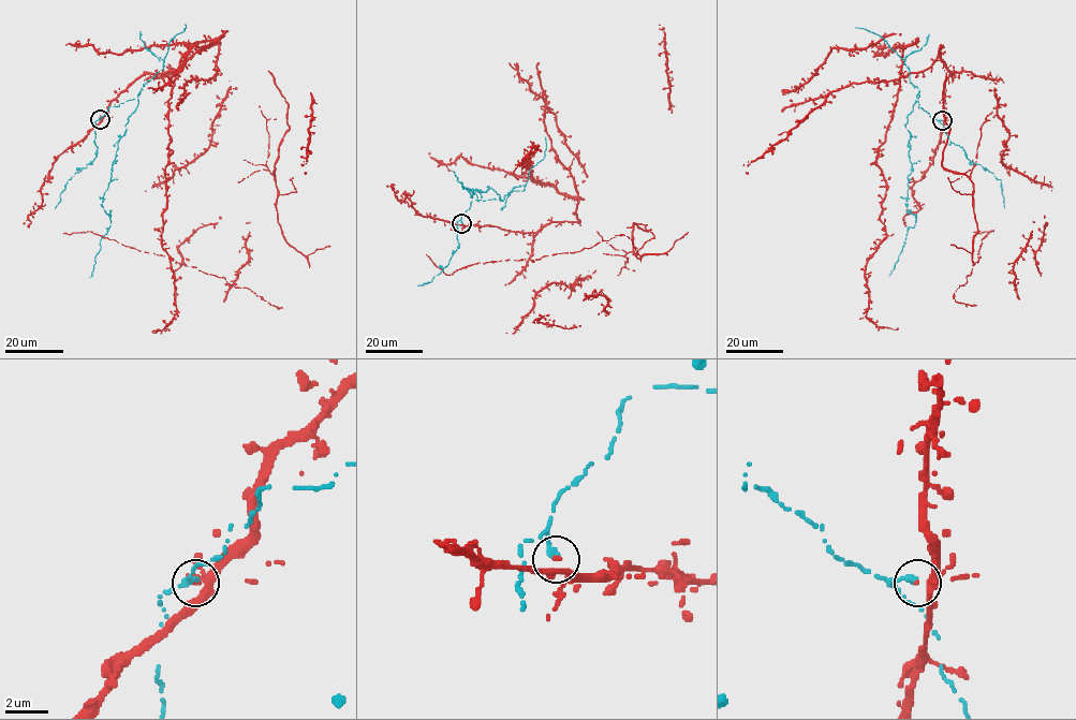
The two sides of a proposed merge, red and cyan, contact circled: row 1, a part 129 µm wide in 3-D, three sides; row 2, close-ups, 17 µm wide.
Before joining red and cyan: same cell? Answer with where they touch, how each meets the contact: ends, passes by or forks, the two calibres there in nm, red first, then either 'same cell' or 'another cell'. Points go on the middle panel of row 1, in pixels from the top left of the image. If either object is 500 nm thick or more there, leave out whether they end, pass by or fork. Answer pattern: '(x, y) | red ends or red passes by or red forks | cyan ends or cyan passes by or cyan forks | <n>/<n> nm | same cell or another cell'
(461, 223) | red ends | cyan ends | 200/320 nm | another cell

